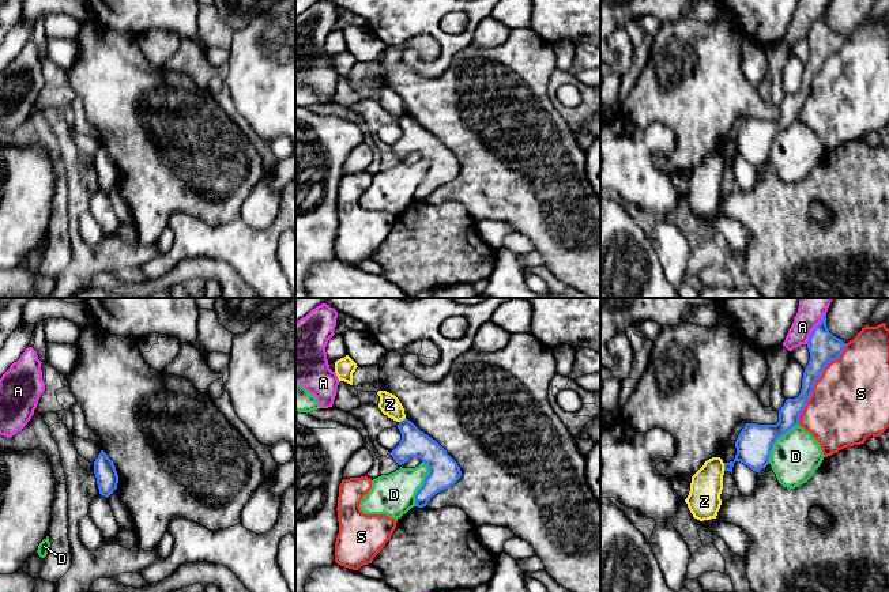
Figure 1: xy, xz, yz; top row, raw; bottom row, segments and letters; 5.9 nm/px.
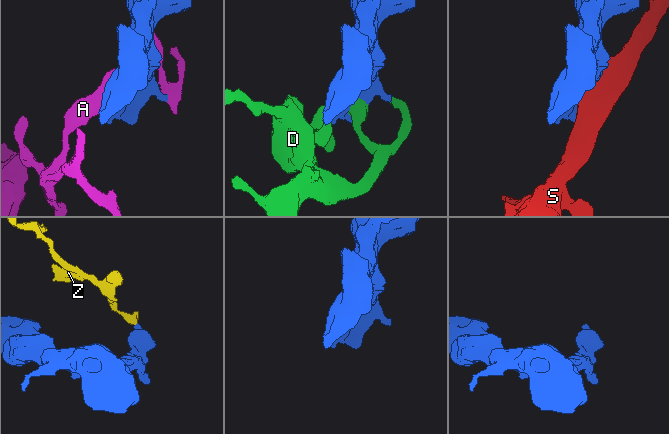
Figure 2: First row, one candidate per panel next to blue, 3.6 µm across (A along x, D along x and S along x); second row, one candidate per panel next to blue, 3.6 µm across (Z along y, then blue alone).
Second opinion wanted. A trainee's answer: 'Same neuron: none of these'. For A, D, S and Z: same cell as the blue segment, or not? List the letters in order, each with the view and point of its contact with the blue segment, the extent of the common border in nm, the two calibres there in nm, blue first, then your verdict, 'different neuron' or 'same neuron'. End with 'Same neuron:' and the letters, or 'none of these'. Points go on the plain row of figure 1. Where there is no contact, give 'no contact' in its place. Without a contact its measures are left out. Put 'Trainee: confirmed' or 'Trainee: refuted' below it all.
A: yz (814, 23) | 220 nm | 180/140 nm | different neuron
D: xz (424, 178) | 280 nm | 180/240 nm | different neuron
S: yz (816, 76) | 550 nm | 180/460 nm | different neuron
Z: yz (724, 162) | 50 nm | 220/190 nm | different neuron
Same neuron: none of these
Trainee: confirmed

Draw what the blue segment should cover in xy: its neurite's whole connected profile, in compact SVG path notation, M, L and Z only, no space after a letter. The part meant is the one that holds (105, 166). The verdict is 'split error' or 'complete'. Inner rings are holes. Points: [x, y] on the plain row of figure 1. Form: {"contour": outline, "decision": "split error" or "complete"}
{"contour": "M103 146L94 157L94 169L99 189L108 193L117 184L118 170L113 157Z", "decision": "complete"}

